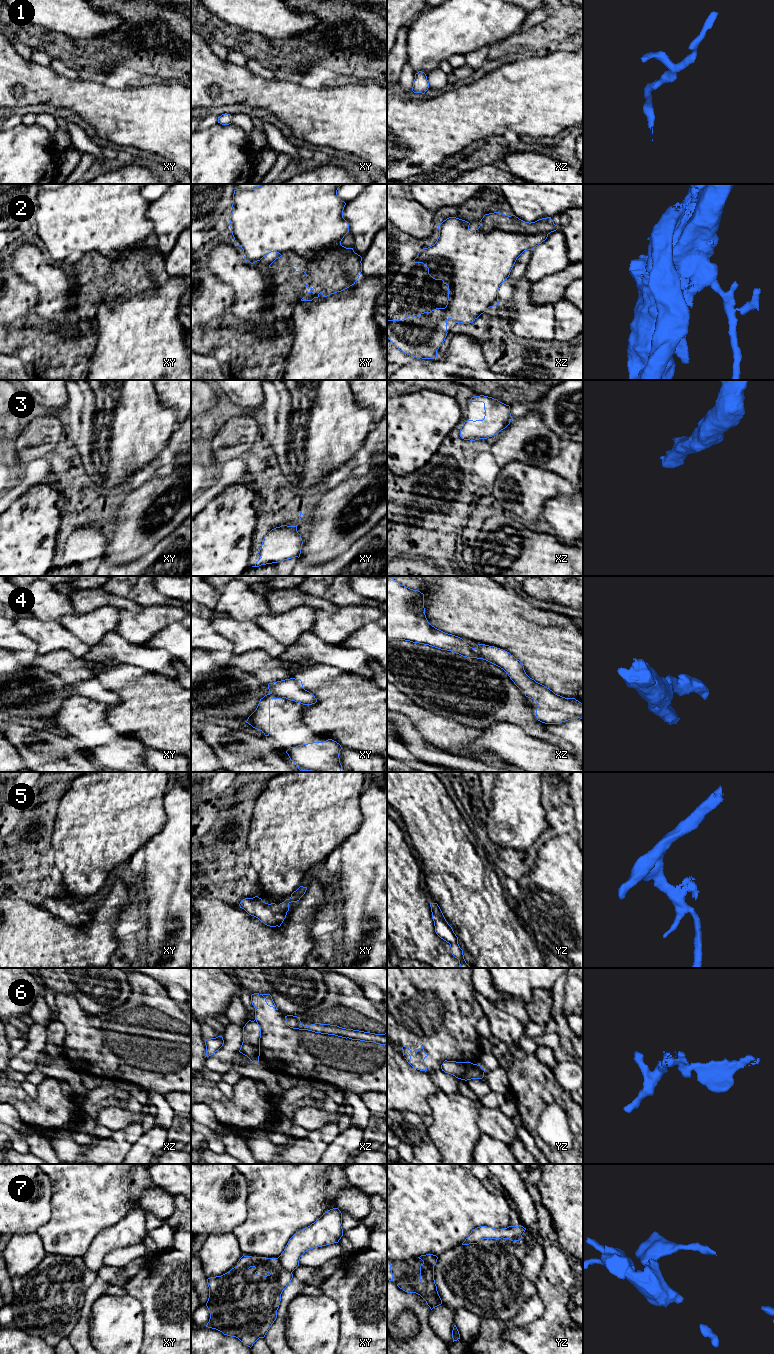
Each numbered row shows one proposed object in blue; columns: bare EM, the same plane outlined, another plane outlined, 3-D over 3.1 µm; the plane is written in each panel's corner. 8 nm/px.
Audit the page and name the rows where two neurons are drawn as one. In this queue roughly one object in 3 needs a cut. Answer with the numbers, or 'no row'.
2, 4, 6, 7

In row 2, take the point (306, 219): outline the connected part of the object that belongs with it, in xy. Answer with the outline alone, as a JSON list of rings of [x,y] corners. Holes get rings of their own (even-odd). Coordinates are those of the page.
[[[262,184],[261,186],[258,186],[254,189],[234,190],[232,204],[233,211],[229,216],[231,223],[230,228],[236,245],[243,249],[243,256],[245,260],[253,264],[257,261],[260,261],[263,257],[271,252],[276,252],[280,255],[283,255],[286,252],[294,252],[301,257],[311,259],[318,257],[320,252],[330,249],[340,249],[343,251],[349,250],[350,248],[346,248],[341,245],[342,239],[349,232],[349,224],[343,218],[343,210],[346,203],[337,195],[337,190],[341,185],[342,184]]]

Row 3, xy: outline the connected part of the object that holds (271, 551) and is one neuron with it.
[[[282,525],[272,529],[263,539],[258,556],[261,558],[252,567],[278,563],[300,557],[302,538],[297,526]]]

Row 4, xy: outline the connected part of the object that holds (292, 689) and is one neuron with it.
[[[290,678],[268,684],[270,694],[281,696],[303,705],[312,705],[317,702],[315,696],[303,688],[300,679]]]

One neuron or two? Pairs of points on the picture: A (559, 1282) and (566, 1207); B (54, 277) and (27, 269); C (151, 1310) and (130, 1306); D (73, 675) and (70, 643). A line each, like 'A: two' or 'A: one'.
A: two
B: one
C: two
D: two

